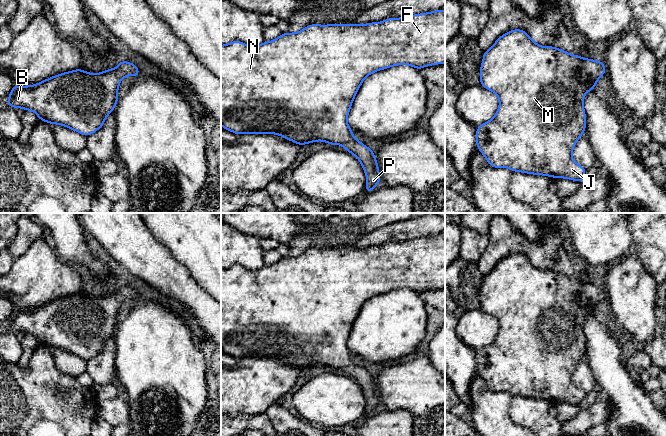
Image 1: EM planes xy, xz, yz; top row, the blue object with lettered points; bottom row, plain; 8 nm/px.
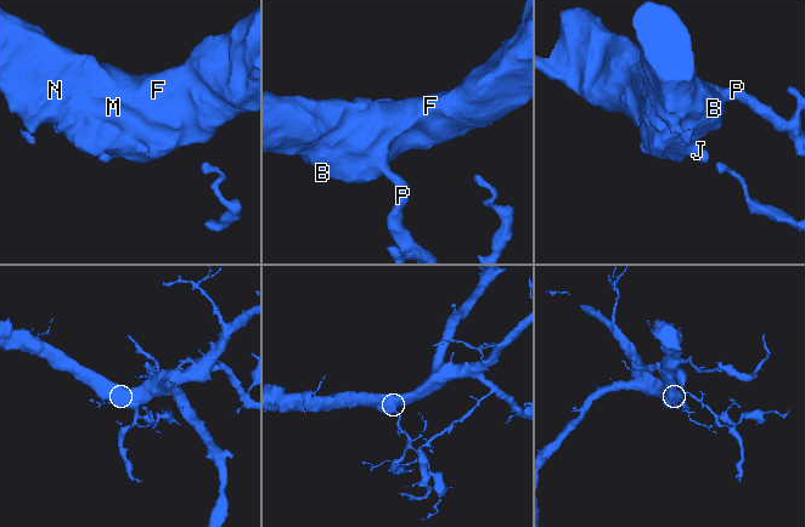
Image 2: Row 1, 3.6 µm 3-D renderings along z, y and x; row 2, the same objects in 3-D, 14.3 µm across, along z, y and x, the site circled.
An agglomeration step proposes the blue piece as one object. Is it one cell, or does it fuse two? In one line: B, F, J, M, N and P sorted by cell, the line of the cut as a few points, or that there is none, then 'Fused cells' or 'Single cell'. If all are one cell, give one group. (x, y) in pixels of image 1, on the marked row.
Groups: B F J M N P. No split. Single cell

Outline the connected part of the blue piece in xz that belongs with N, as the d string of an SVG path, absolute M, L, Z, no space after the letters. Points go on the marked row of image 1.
M437 10L422 14L414 14L402 18L388 18L379 23L370 22L368 24L357 25L353 24L329 24L319 25L310 24L299 32L295 33L282 33L278 38L270 41L263 42L258 46L248 46L243 42L234 40L229 44L221 45L221 126L223 129L229 130L236 135L240 134L277 134L290 140L294 143L303 146L315 141L325 141L330 146L334 144L342 145L346 151L352 153L362 164L363 170L367 177L365 185L365 193L375 190L375 186L381 181L378 163L375 158L375 153L366 145L354 138L351 131L347 117L352 106L352 102L363 82L363 80L370 74L390 68L392 66L406 64L416 69L421 70L423 67L445 64L445 10Z

